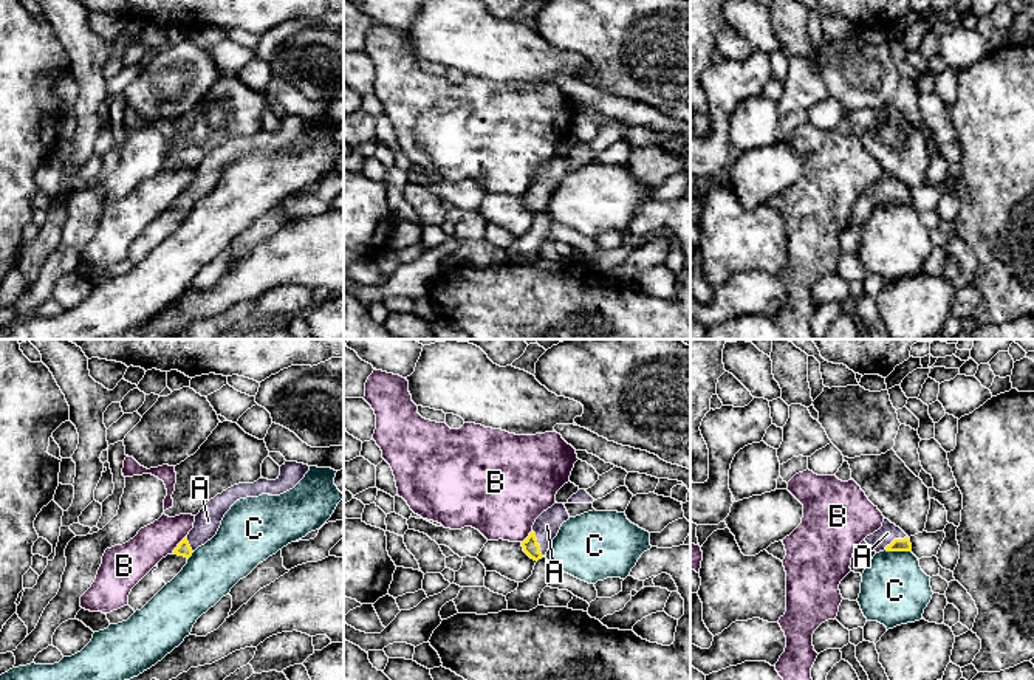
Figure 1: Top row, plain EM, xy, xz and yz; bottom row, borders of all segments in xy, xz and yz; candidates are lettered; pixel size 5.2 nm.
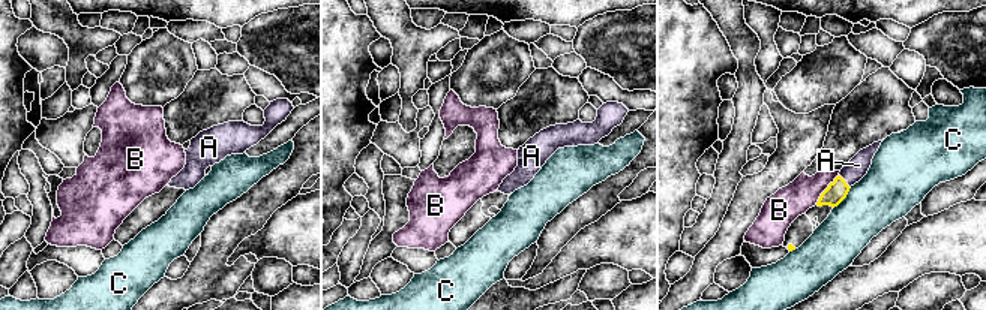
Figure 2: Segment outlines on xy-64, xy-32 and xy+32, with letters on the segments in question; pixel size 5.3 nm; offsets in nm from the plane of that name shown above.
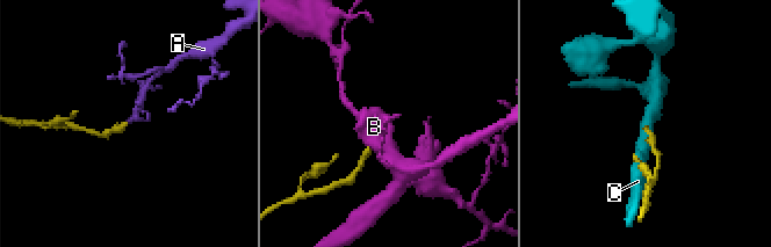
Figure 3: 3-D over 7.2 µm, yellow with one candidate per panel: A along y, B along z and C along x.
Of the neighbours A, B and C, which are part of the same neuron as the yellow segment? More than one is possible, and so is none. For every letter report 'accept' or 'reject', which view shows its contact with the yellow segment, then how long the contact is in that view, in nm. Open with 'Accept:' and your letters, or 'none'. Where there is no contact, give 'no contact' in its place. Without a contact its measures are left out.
Accept: A
A: accept | xz | 160 nm
B: reject | xy | 110 nm
C: reject | yz | 140 nm

